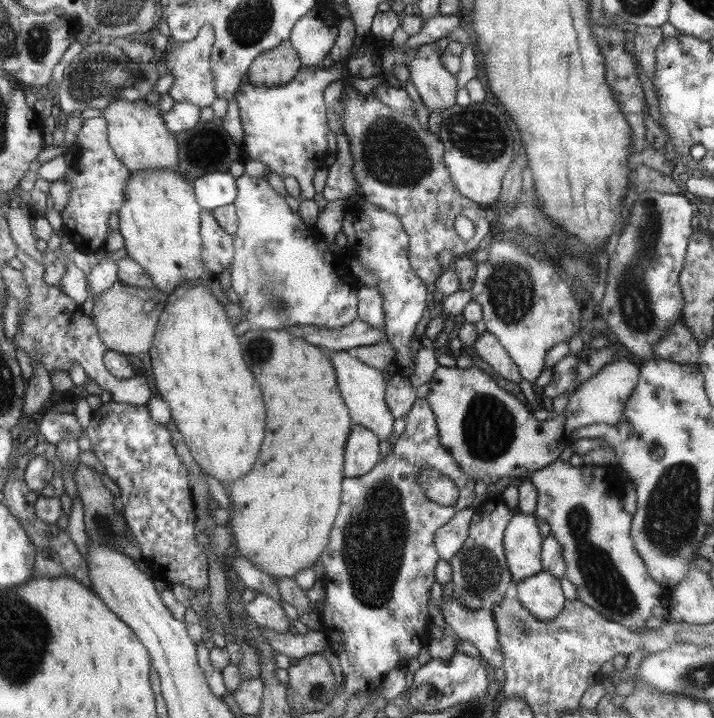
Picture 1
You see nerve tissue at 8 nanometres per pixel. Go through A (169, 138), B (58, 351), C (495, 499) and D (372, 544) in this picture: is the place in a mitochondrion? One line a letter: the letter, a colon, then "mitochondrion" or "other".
A: other
B: other
C: other
D: mitochondrion

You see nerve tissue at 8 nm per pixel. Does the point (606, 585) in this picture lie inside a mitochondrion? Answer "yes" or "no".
yes

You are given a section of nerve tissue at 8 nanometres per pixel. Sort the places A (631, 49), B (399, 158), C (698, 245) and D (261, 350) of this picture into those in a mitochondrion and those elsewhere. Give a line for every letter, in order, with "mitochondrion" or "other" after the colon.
A: other
B: mitochondrion
C: other
D: mitochondrion

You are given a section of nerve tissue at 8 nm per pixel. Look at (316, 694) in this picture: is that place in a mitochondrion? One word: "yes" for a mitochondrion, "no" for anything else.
yes

